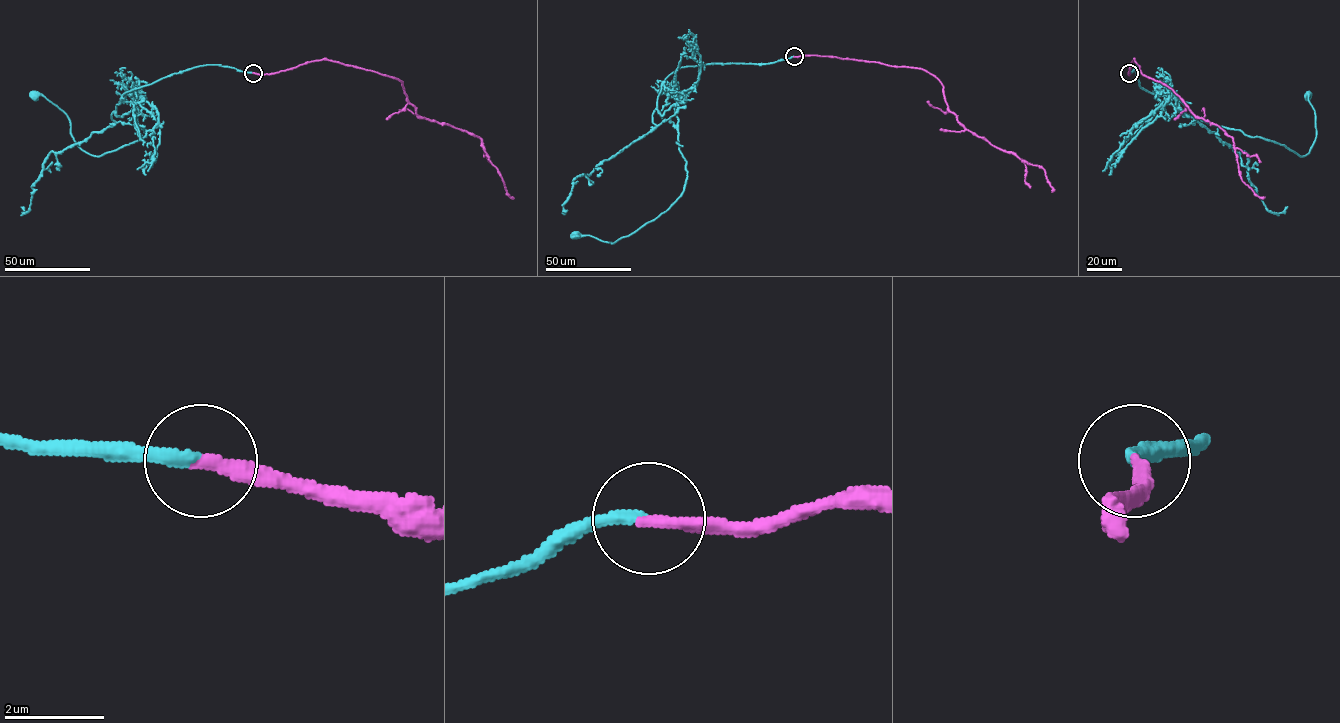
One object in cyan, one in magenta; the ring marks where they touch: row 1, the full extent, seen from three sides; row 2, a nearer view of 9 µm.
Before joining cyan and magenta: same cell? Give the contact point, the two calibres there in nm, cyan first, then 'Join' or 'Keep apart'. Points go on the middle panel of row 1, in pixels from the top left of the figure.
Place: (794, 56). Thickness 240 nm (cyan) against 280 nm. Join

